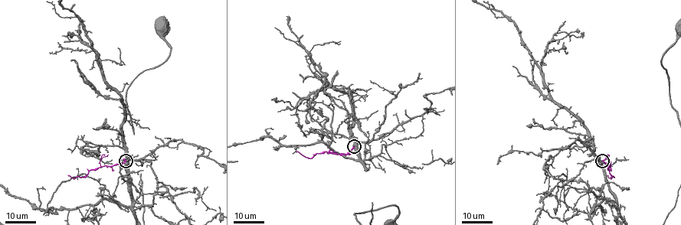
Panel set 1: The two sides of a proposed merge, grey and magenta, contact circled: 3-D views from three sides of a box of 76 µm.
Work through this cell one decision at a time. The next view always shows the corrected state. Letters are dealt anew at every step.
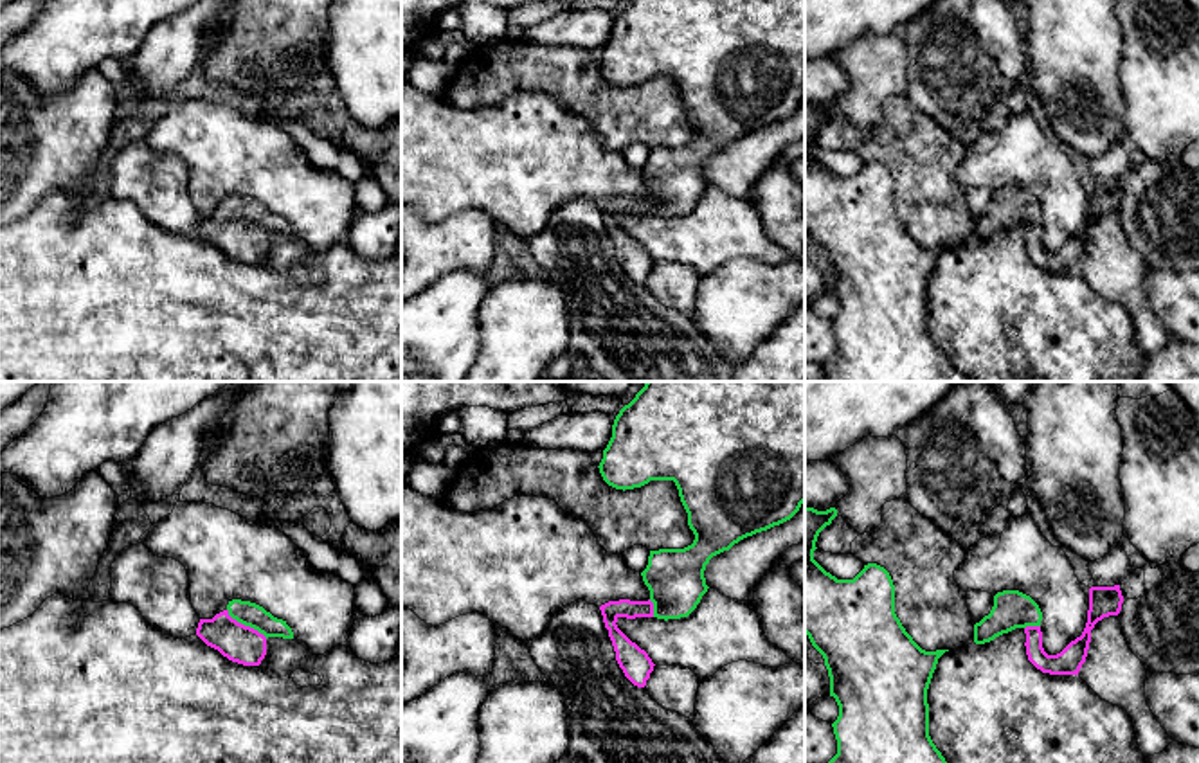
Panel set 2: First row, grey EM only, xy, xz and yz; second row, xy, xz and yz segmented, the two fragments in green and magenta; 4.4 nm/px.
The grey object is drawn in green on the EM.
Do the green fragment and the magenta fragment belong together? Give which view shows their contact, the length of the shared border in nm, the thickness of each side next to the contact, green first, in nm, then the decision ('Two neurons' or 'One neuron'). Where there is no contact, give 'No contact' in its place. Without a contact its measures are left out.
Touches green in xy. Shared border 220 nm. Thickness 110 nm (green) against 170 nm. One neuron

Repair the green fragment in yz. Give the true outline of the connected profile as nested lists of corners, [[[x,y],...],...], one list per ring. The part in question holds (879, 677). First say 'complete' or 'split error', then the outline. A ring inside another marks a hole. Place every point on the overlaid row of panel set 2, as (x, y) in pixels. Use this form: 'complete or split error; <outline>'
complete; [[[805,507],[805,633],[825,659],[830,696],[839,705],[832,723],[837,754],[828,763],[947,763],[929,736],[927,689],[938,659],[949,650],[925,651],[906,632],[895,614],[895,585],[884,567],[868,563],[853,579],[837,579],[814,560],[817,536],[835,516],[835,507]]]

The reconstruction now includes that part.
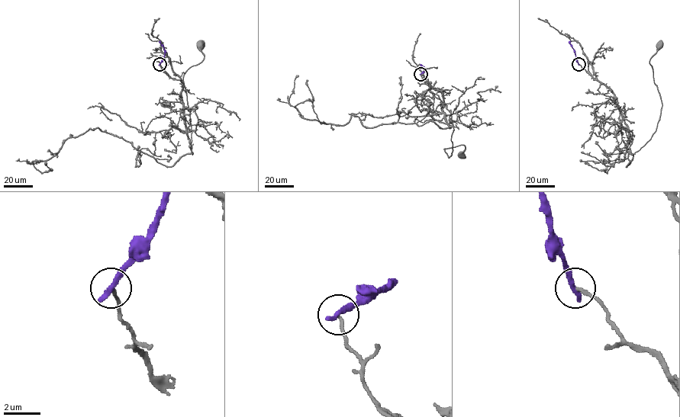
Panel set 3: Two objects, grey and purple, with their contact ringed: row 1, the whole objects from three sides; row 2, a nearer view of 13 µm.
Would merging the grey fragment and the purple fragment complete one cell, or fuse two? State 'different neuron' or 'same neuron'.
different neuron

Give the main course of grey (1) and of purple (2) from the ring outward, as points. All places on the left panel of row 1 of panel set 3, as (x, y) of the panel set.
1: (159, 64), (168, 75), (182, 81), (184, 123), (192, 155), (183, 75), (202, 60), (200, 44)
2: (159, 64), (165, 50), (159, 41)

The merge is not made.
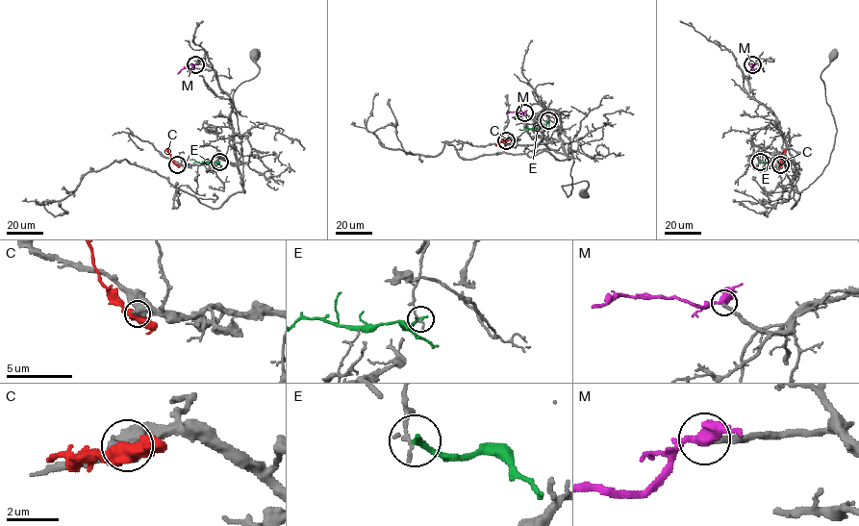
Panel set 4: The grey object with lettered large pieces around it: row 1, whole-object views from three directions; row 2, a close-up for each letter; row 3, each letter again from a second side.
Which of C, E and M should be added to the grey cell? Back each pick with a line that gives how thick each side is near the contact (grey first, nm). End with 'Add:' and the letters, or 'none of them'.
M: calibres 280 and 420 nm
Add: M

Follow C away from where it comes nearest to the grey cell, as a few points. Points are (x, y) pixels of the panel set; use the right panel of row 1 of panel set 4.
C: (780, 164), (785, 148)

